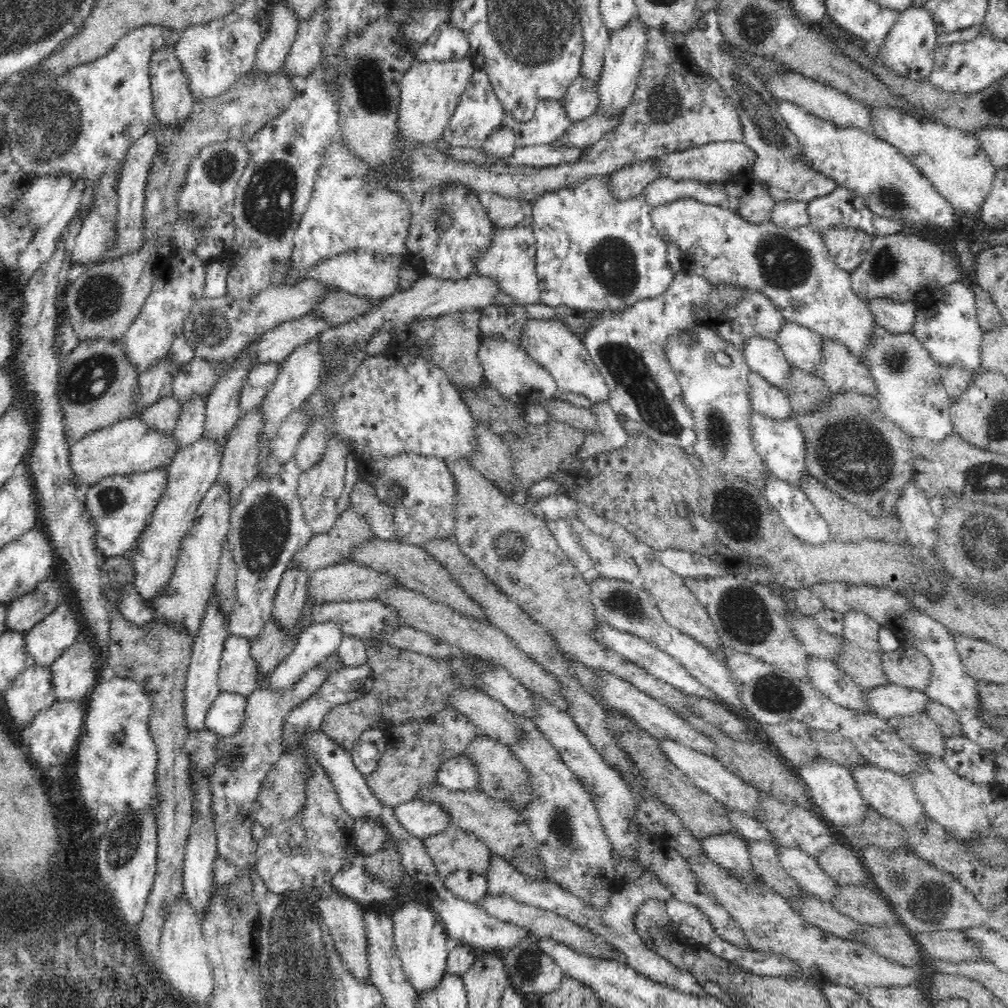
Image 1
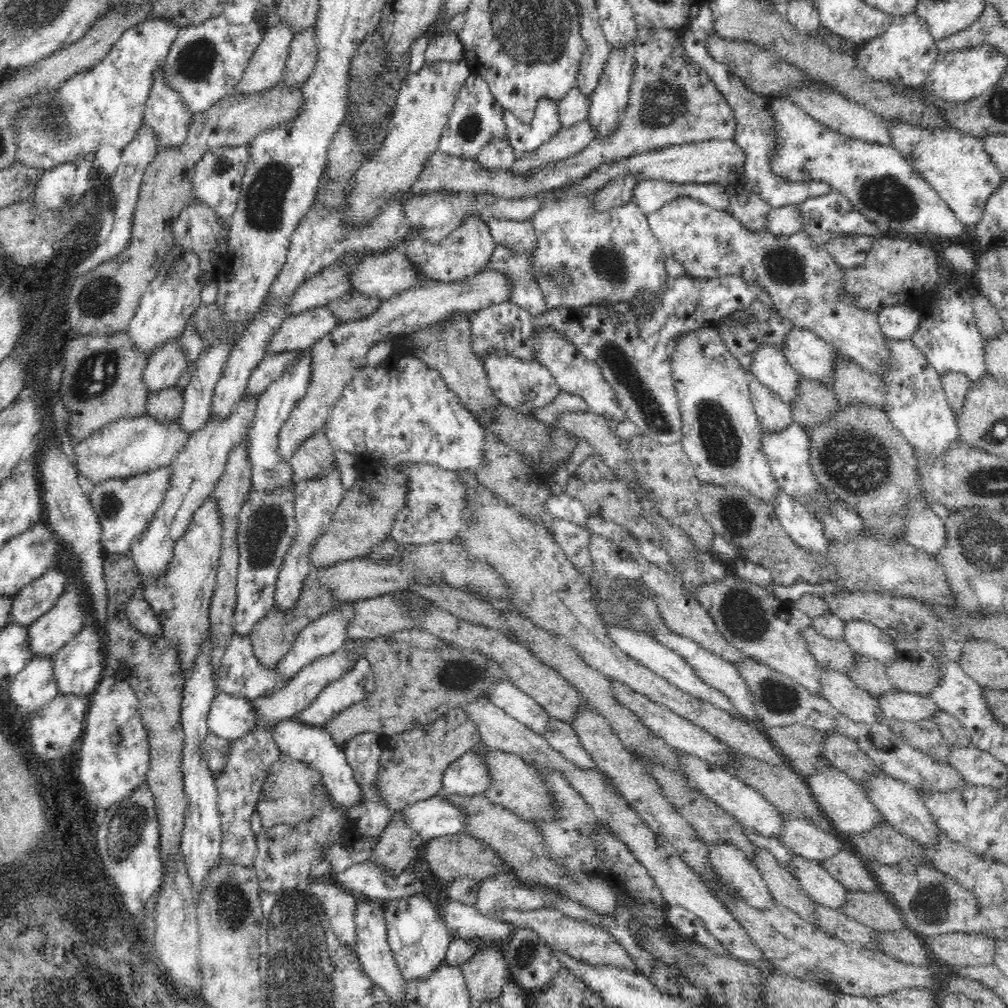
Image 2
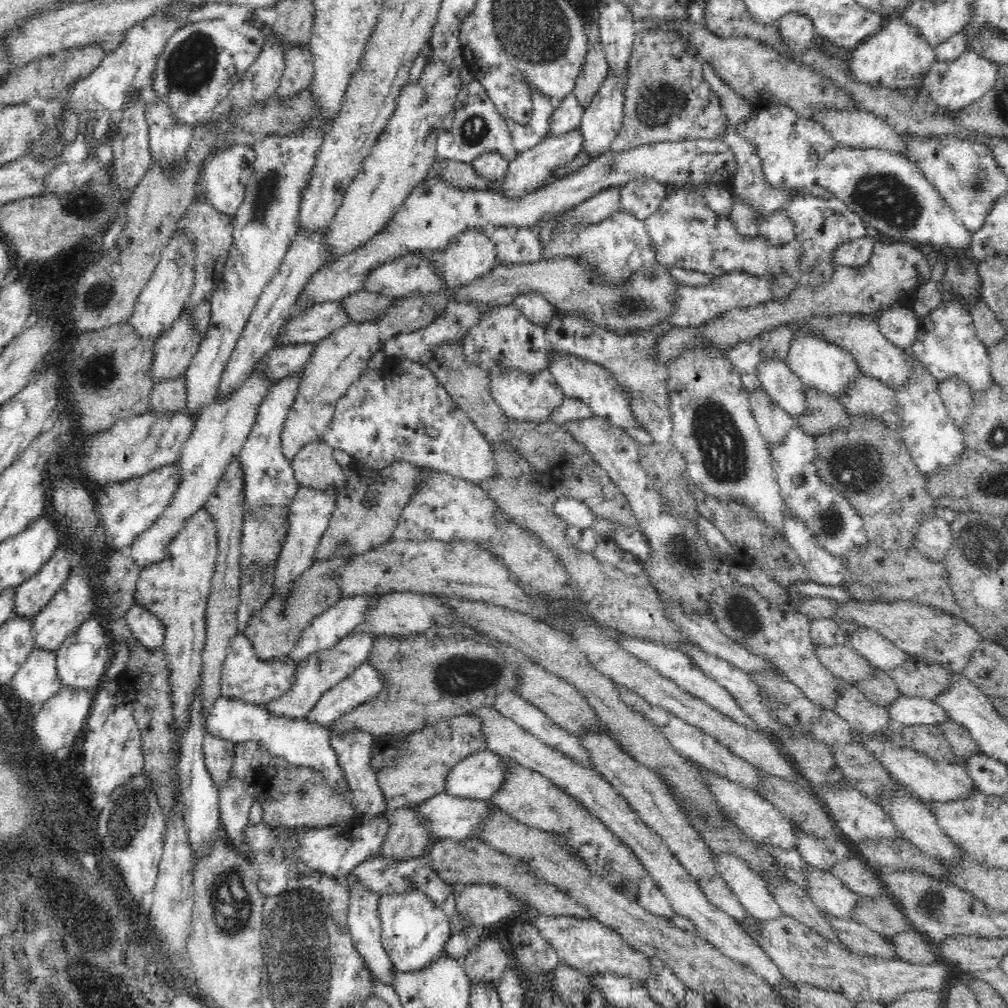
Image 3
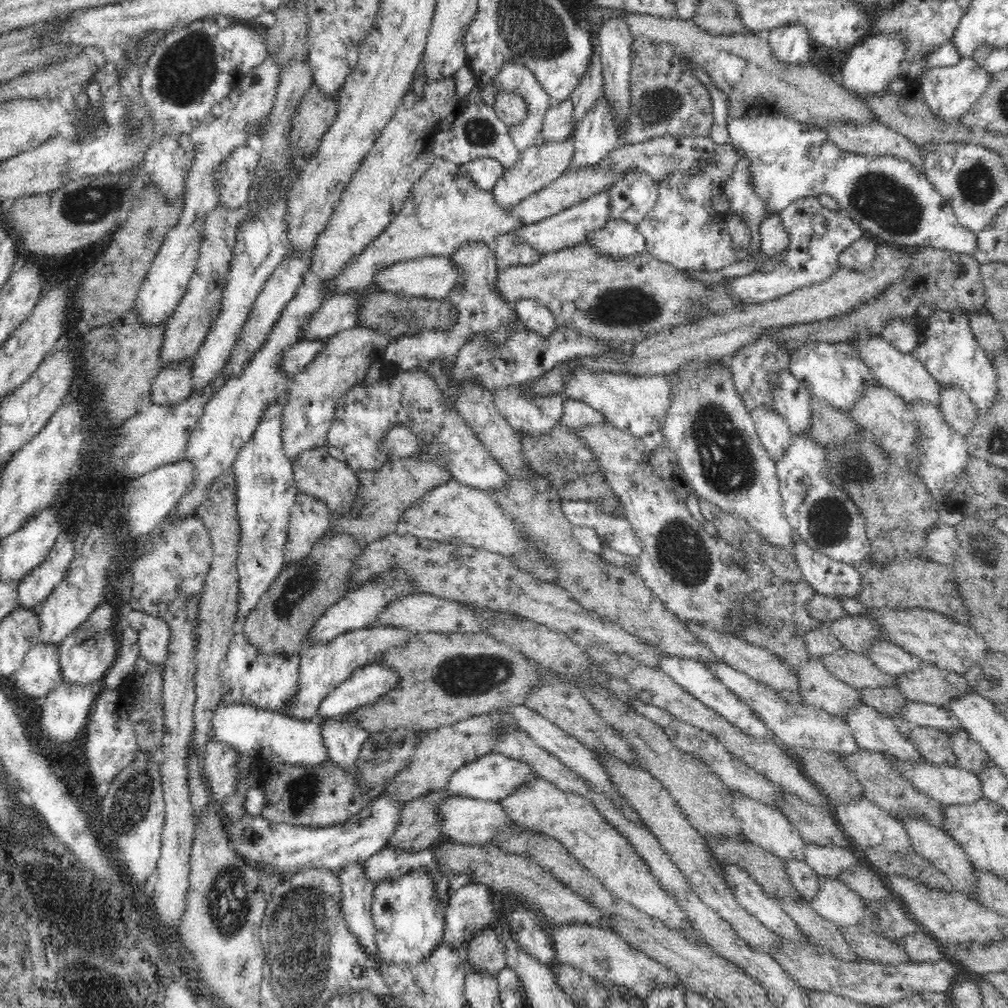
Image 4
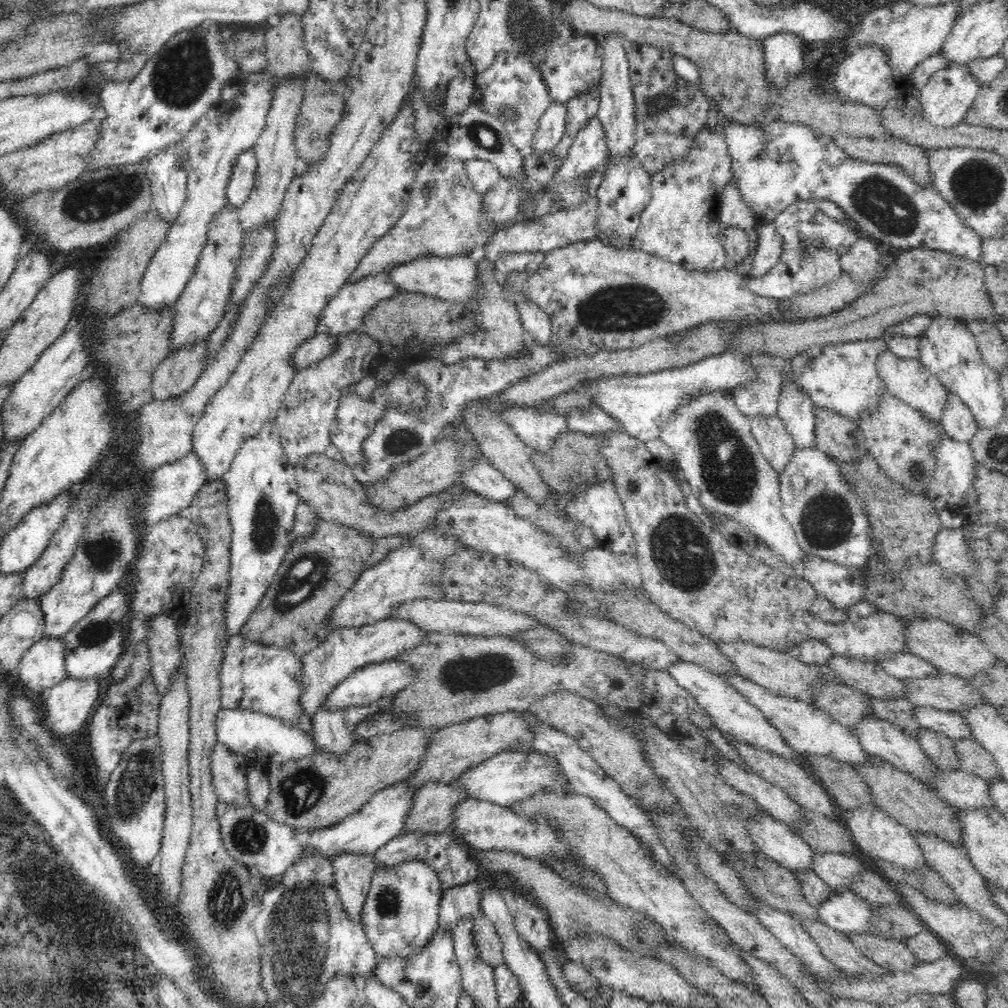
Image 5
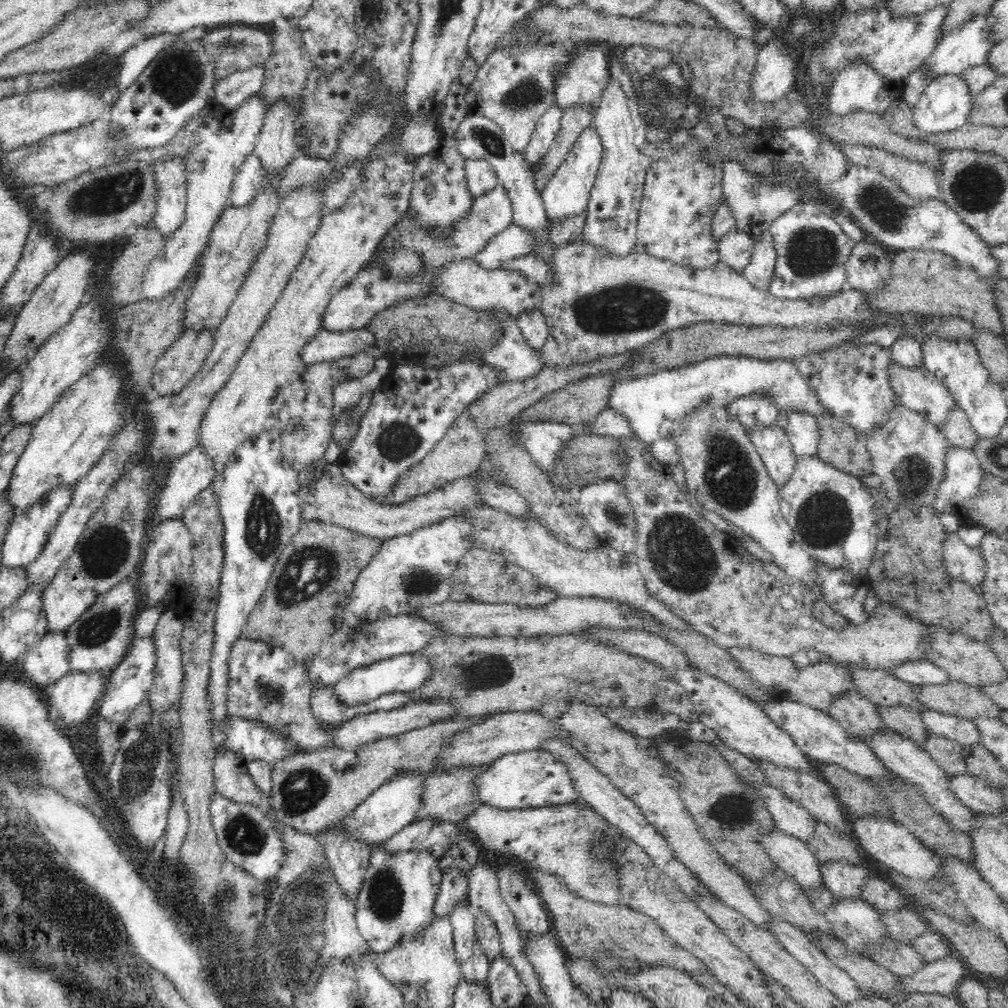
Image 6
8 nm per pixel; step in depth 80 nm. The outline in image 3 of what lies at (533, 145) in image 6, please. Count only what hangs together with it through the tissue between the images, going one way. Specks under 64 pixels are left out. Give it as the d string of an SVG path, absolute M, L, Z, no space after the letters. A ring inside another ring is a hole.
M574 93L568 94L564 100L556 103L551 116L551 128L549 134L552 136L562 136L572 130L579 128L581 118L585 109L580 106L580 102Z

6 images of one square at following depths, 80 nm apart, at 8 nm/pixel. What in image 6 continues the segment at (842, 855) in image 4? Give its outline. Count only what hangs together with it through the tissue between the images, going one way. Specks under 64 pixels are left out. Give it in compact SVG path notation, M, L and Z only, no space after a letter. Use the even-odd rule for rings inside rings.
M832 860L819 866L823 884L830 889L835 900L861 898L860 890L870 878L868 869L862 865L846 864L840 860Z

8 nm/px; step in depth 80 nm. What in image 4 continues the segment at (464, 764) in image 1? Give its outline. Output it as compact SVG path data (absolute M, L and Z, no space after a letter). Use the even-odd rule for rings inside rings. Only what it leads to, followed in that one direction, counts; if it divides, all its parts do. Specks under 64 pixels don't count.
M494 751L476 759L476 761L460 768L458 773L453 775L446 788L450 794L499 803L500 800L512 796L522 784L530 783L533 779L539 778L533 767L529 766L526 762L515 760Z

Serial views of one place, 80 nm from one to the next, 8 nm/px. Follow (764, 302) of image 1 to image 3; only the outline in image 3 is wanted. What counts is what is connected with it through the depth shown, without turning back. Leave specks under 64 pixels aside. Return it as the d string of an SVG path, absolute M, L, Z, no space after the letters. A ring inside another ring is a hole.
M798 323L784 324L768 332L756 335L752 340L744 340L726 350L729 361L736 367L743 389L749 394L760 390L758 366L770 358L786 360L790 342L799 329Z

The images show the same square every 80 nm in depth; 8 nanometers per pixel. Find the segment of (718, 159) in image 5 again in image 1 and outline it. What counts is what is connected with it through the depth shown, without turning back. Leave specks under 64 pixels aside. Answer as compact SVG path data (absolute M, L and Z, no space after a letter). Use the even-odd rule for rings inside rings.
M684 198L652 209L652 223L666 244L676 244L681 250L685 266L703 276L712 285L728 283L742 290L758 291L771 299L788 322L807 326L825 340L836 340L862 359L864 350L872 344L872 330L876 324L868 304L852 290L850 273L842 270L829 253L822 236L807 225L796 229L780 228L772 222L754 224L725 206L714 206Z

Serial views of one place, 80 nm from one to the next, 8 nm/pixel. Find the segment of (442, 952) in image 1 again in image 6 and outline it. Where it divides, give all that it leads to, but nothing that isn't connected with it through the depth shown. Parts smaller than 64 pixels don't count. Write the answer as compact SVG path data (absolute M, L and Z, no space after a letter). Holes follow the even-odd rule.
M384 843L371 846L369 867L357 894L357 929L373 954L389 951L404 936L424 930L436 914L434 903L442 880L440 865L430 850L401 850L392 853Z

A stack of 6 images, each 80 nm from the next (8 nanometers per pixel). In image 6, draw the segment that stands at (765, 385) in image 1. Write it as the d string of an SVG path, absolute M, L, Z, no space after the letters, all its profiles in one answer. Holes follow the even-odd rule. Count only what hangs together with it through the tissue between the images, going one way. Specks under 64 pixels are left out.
M776 423L773 426L759 424L750 436L769 477L782 488L790 480L797 460L785 429Z

